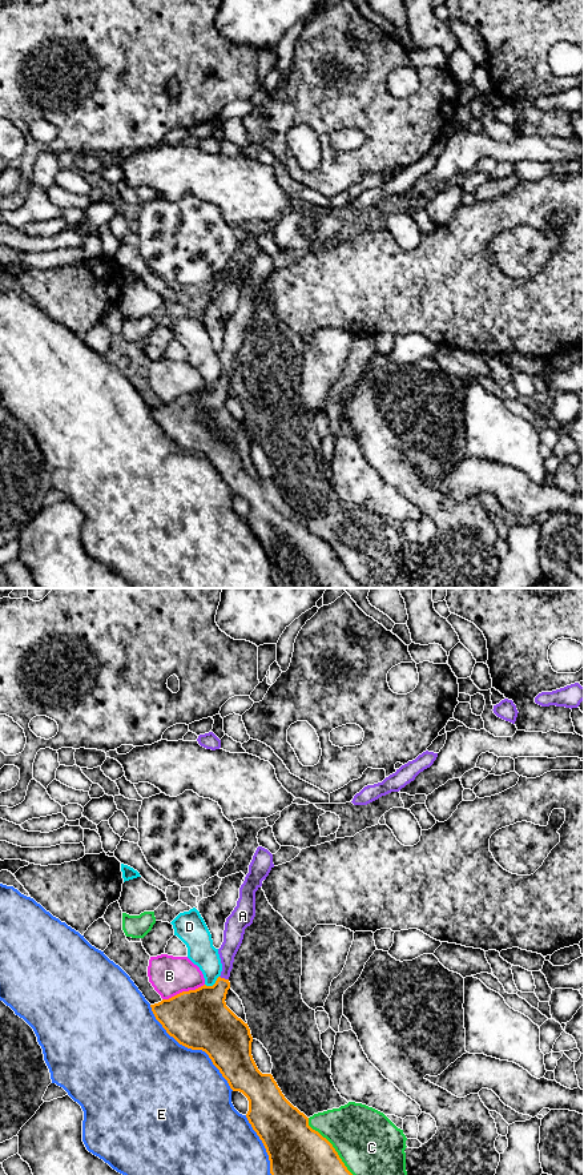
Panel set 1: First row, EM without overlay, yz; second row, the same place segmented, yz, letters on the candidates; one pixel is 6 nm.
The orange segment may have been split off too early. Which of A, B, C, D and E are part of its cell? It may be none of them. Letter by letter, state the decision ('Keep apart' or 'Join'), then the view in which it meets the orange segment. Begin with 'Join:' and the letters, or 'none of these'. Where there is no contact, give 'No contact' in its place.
Join: A
A: Join. Touches orange in yz
B: Keep apart. Touches orange in yz
C: Keep apart. Touches orange in yz
D: Keep apart. Touches orange in yz
E: Keep apart. Touches orange in yz

